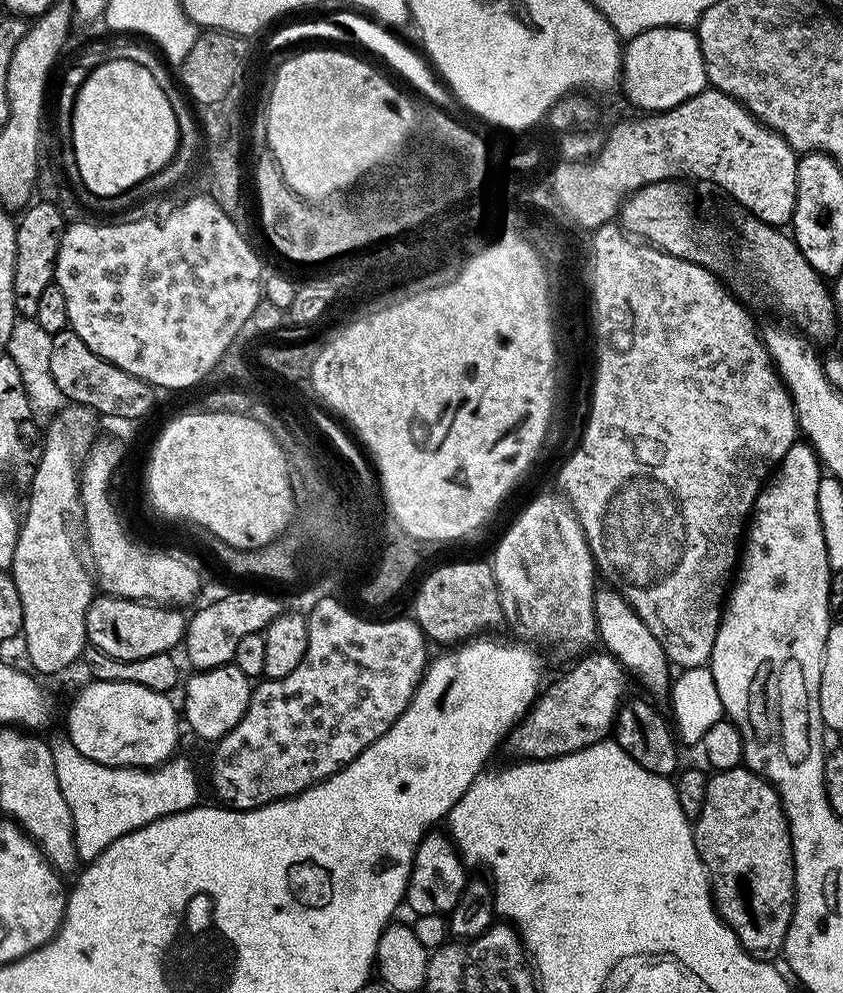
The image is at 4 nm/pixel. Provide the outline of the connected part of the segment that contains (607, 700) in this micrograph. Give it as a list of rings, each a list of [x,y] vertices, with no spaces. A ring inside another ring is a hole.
[[[592,650],[565,676],[545,687],[524,719],[506,737],[506,748],[520,760],[553,760],[609,739],[618,710],[626,702],[630,673],[603,650]]]

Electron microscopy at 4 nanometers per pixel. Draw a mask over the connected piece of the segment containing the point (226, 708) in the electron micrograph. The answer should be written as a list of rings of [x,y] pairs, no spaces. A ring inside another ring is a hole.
[[[234,663],[219,664],[217,668],[202,668],[191,673],[193,676],[183,681],[184,708],[182,704],[182,720],[188,728],[200,740],[215,742],[220,740],[246,714],[246,710],[252,701],[253,677],[242,674]]]

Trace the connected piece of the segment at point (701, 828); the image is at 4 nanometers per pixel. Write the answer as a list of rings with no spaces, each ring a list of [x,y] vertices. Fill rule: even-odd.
[[[747,766],[713,771],[706,786],[706,802],[702,814],[692,824],[694,846],[700,860],[708,869],[708,882],[712,885],[712,902],[725,920],[738,942],[753,956],[775,961],[783,953],[786,934],[796,905],[796,871],[790,826],[775,786]]]

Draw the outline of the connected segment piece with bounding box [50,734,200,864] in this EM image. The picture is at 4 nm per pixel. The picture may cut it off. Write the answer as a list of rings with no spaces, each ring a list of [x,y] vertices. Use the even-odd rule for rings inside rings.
[[[64,734],[51,740],[50,750],[58,775],[58,786],[70,808],[75,828],[75,846],[83,863],[92,863],[125,834],[162,817],[195,808],[199,803],[198,776],[191,760],[183,754],[156,768],[102,766],[79,754]]]

